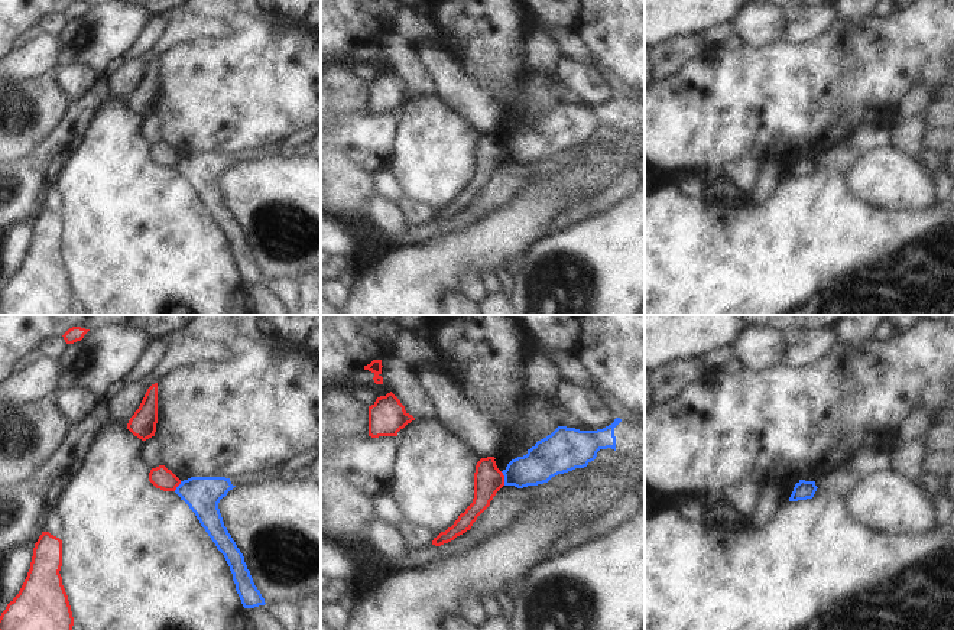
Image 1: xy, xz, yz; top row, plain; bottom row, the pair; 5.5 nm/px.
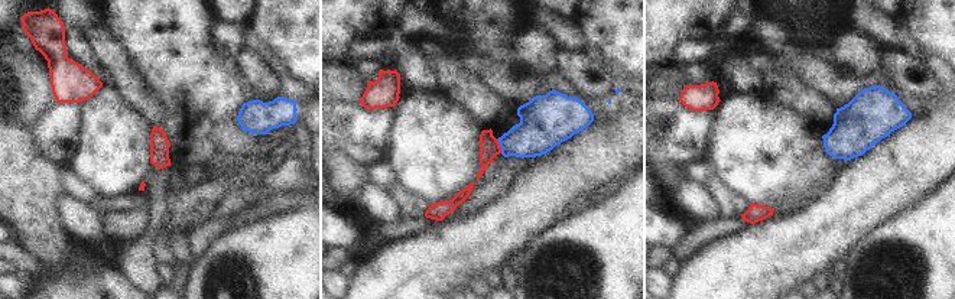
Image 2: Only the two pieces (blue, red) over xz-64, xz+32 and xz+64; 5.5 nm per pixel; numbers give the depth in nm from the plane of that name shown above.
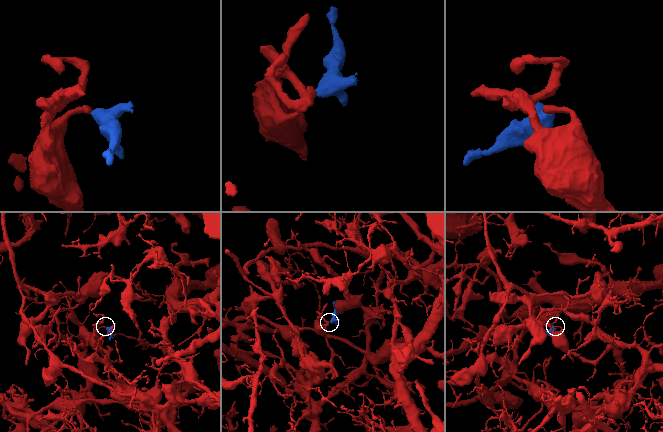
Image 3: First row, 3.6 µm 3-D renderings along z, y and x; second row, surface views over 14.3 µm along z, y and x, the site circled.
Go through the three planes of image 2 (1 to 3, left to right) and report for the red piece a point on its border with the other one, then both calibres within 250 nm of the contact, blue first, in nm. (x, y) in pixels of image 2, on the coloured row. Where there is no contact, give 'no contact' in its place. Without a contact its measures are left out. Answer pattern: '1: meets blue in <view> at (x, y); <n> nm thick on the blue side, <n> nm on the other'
1: no contact
2: meets blue in xz+32 at (500, 146); 240 nm thick on the blue side, 110 nm on the other
3: no contact

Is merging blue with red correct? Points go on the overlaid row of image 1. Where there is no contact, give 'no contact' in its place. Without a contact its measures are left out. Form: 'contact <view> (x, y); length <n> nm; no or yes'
contact xz (505, 479); length 80 nm; no

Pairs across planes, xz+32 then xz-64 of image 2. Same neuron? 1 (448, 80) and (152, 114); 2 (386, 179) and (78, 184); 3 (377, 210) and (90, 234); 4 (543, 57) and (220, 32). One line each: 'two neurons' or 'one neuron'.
1: one neuron
2: one neuron
3: one neuron
4: one neuron

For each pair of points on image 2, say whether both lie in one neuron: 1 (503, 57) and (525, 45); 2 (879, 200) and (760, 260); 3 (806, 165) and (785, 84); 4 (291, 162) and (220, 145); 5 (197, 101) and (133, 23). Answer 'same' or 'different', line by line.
1: different
2: same
3: different
4: different
5: same

